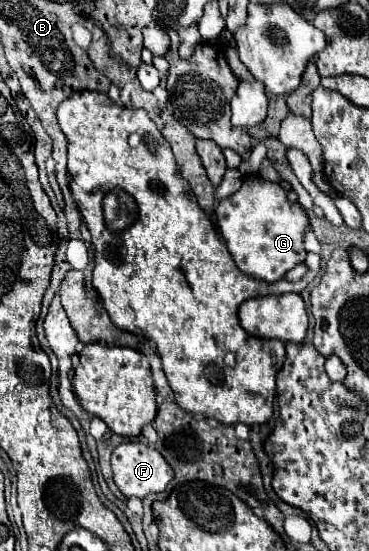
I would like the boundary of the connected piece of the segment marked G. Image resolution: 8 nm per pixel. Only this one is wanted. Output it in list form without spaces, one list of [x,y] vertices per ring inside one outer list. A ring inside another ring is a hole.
[[[248,175],[234,195],[218,201],[216,221],[236,267],[246,275],[274,283],[306,259],[304,235],[310,229],[310,217],[300,203],[288,201],[284,187],[278,183]]]

